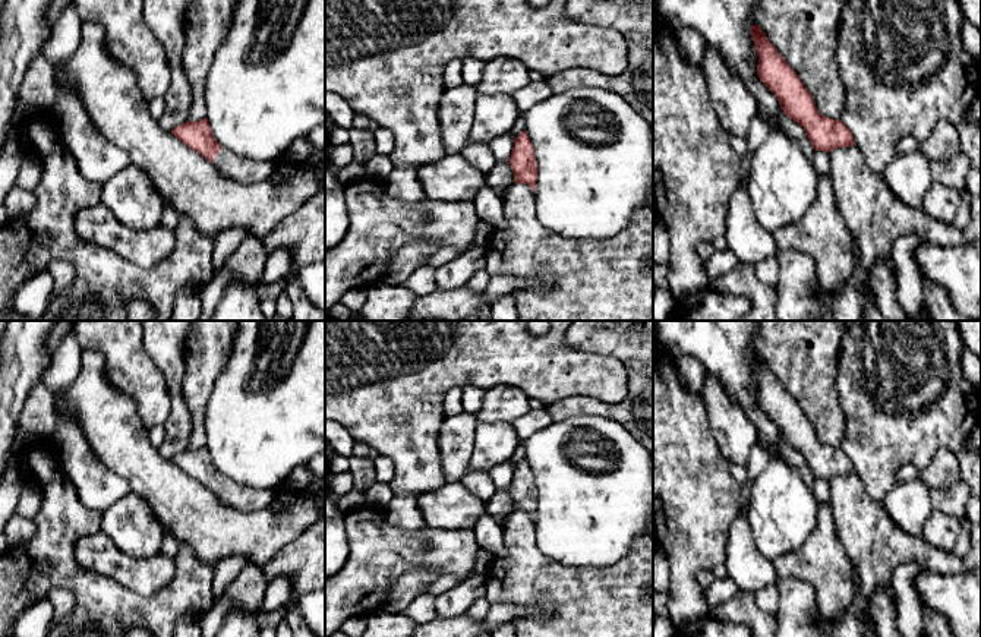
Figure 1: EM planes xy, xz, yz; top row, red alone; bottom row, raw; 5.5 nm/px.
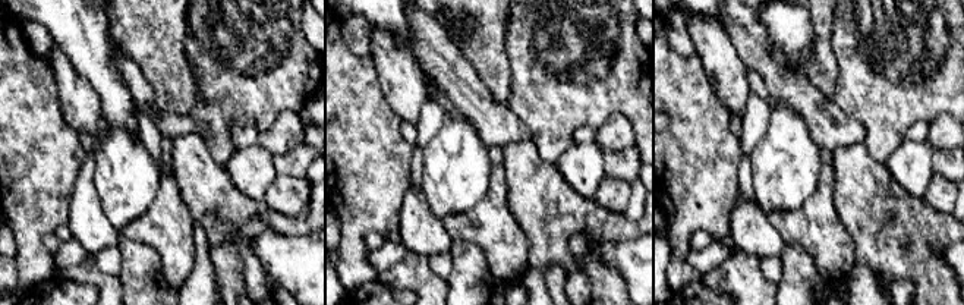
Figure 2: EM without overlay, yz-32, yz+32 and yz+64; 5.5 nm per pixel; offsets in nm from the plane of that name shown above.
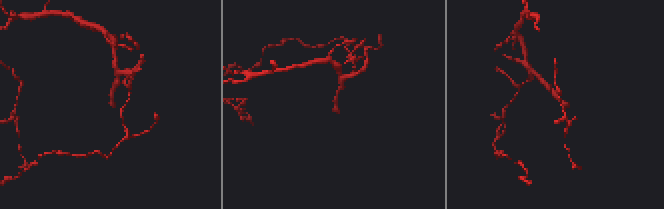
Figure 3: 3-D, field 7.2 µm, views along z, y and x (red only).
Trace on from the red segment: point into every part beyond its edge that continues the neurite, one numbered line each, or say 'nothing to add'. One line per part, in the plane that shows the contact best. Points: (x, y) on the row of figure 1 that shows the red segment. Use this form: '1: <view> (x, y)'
1: xy (246, 172)

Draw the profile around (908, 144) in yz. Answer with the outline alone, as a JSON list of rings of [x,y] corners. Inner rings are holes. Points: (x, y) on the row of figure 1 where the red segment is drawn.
[[[905,136],[895,144],[896,155],[905,155],[918,149],[920,141],[912,136]]]

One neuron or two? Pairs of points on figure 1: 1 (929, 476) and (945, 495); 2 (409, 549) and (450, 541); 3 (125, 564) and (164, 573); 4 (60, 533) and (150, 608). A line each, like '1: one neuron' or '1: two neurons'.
1: two neurons
2: one neuron
3: one neuron
4: one neuron

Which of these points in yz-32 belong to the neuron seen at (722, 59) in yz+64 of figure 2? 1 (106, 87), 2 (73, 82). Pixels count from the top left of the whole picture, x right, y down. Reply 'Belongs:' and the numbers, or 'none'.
Belongs: 2

